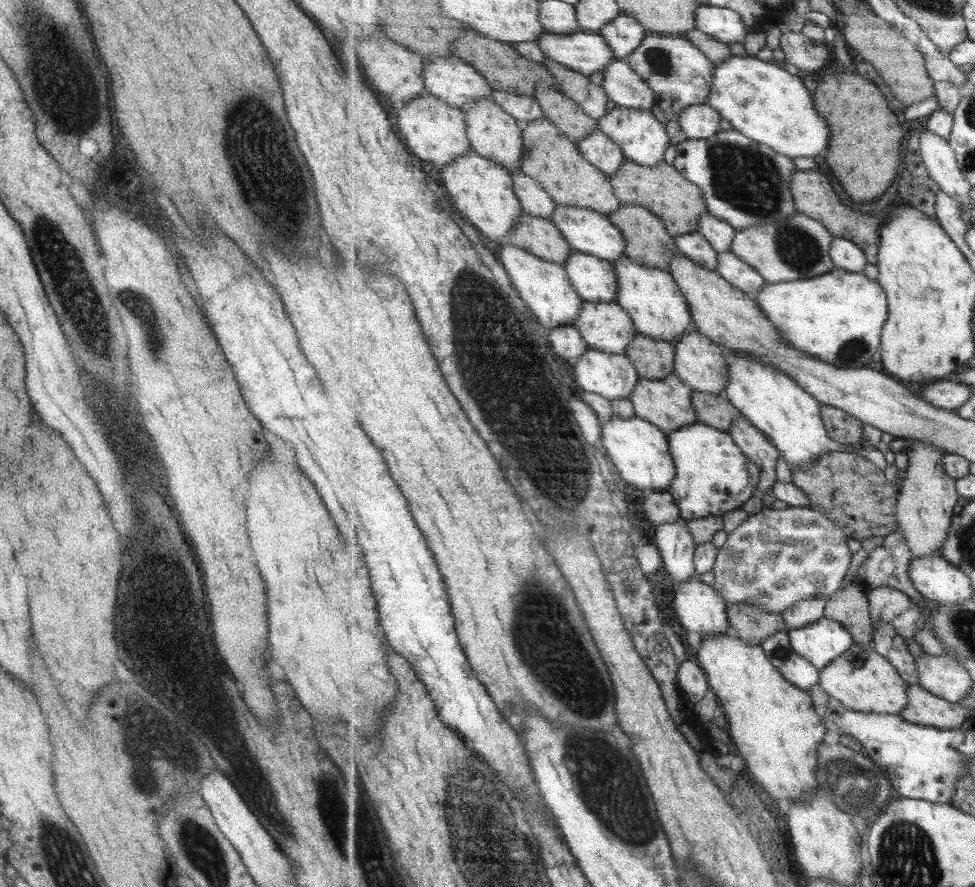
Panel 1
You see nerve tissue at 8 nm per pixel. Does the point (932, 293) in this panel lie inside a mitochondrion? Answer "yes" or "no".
no

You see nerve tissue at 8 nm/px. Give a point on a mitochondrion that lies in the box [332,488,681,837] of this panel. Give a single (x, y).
(539, 644)

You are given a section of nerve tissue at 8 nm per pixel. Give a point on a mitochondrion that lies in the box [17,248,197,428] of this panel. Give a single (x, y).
(150, 324)

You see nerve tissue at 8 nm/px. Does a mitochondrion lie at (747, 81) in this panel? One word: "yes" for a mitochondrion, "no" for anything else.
no

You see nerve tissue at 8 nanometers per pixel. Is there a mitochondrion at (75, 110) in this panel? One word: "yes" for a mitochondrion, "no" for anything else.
yes

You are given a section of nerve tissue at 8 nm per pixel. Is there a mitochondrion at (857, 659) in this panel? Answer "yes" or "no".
no

